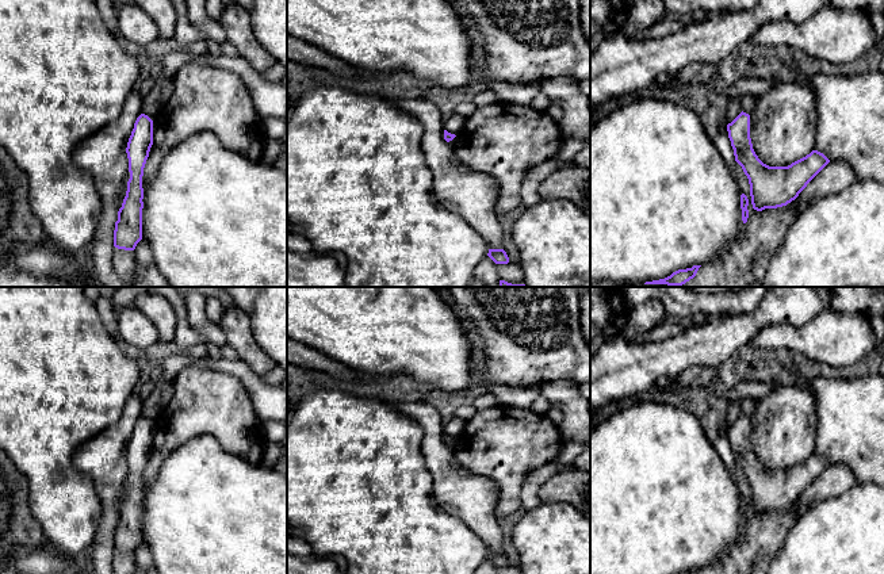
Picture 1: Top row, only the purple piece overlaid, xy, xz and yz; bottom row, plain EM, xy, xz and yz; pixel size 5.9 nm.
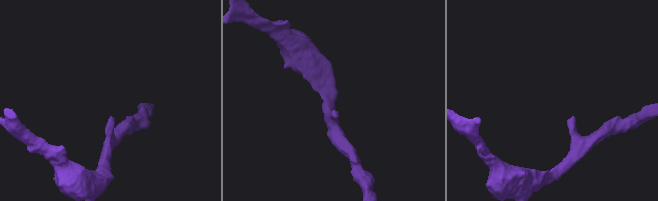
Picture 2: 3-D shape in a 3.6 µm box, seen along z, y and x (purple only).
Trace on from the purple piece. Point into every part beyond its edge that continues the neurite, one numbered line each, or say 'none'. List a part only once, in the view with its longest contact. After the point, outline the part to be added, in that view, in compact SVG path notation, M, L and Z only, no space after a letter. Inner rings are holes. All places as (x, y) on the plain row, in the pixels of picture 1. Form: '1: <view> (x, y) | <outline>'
none

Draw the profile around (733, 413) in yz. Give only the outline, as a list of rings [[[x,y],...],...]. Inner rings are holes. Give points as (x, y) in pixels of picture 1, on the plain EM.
[[[728,401],[726,413],[723,414],[724,426],[731,426],[742,416],[741,401]]]

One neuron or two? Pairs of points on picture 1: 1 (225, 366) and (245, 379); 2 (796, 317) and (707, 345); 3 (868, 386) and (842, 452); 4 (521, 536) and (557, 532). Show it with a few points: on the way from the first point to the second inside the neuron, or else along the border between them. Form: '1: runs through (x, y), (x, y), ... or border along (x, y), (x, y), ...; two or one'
1: runs through (230, 367), (240, 374); one
2: runs through (775, 313), (768, 313), (747, 326), (728, 333); one
3: runs through (868, 402), (865, 417), (846, 436); one
4: runs through (529, 536), (548, 536); one

